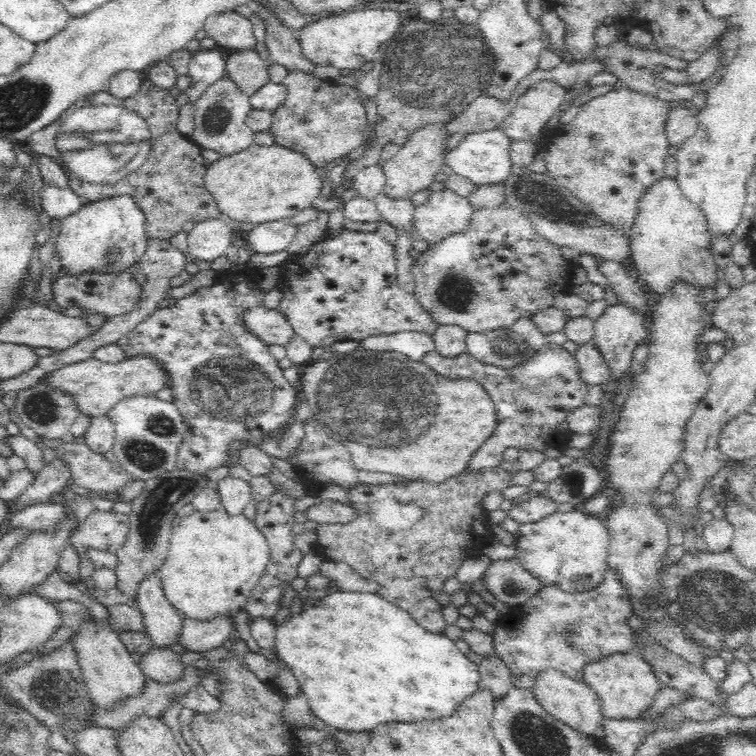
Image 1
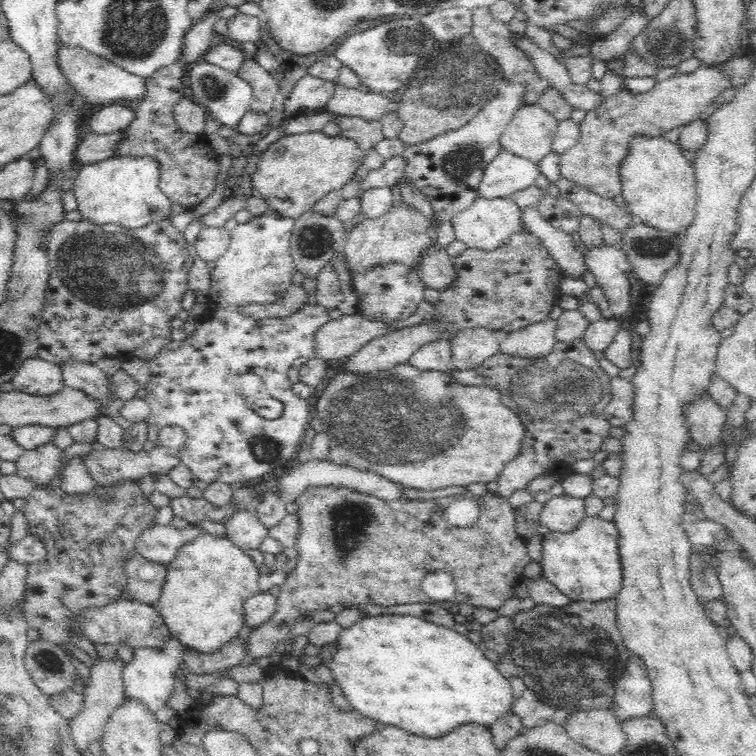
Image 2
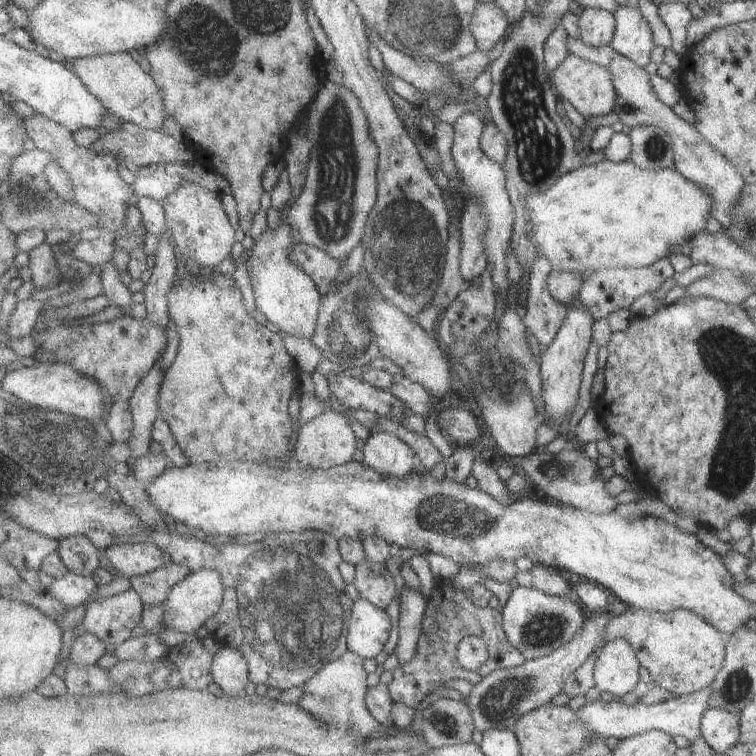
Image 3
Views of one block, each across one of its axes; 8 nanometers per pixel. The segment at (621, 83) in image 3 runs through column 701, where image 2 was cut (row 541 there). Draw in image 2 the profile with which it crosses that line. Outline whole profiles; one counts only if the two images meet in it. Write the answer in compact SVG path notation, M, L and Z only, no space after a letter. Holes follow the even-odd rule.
M156 523L137 538L135 551L152 562L167 566L175 559L182 545L204 533L206 531L202 528L192 525L176 529L171 525L162 526Z

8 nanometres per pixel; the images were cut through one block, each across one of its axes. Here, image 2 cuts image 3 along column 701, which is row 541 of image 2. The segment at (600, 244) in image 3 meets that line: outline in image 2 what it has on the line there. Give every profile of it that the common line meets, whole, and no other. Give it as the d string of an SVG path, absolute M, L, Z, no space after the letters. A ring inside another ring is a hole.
M201 534L182 545L175 559L167 564L158 611L172 636L182 645L203 654L212 654L236 637L244 626L244 603L260 592L260 575L255 560L228 537Z

